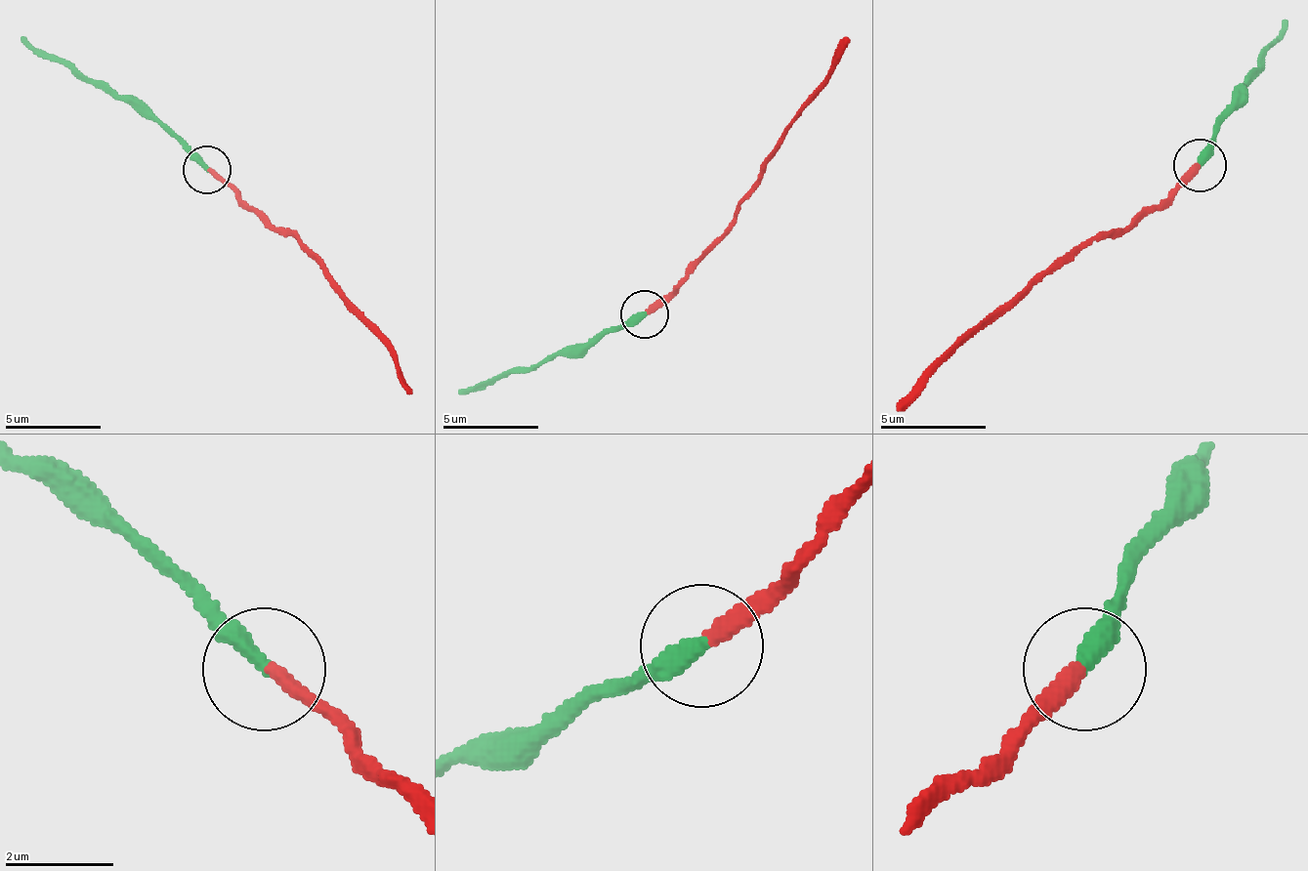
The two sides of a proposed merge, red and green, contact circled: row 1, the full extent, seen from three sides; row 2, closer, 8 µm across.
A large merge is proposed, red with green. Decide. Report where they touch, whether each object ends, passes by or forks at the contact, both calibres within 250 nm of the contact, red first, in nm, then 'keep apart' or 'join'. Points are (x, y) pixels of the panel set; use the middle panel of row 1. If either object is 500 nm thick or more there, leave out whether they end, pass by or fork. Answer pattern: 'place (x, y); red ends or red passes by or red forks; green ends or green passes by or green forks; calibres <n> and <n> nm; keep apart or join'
place (645, 314); red ends; green ends; calibres 320 and 360 nm; join

